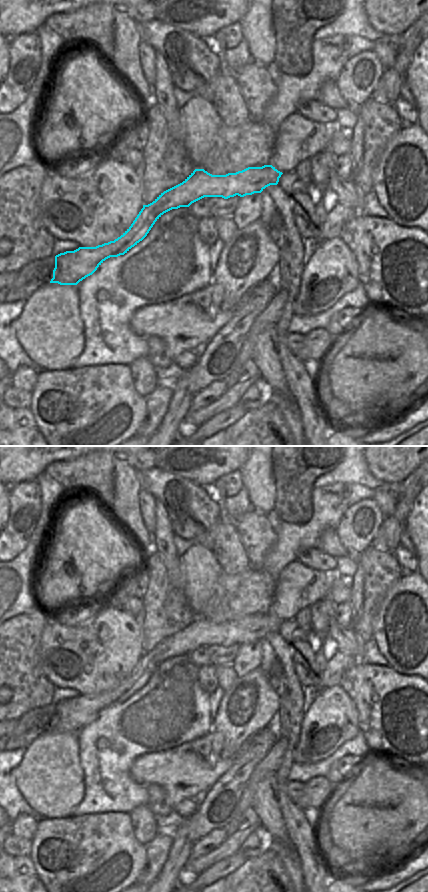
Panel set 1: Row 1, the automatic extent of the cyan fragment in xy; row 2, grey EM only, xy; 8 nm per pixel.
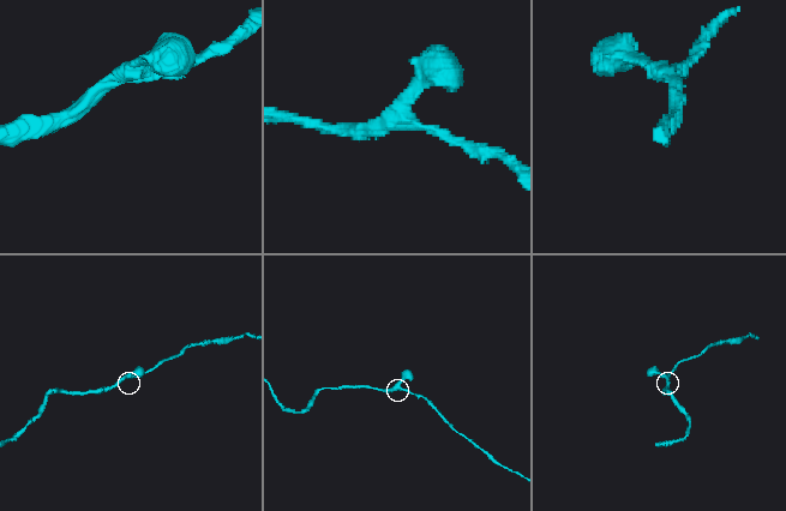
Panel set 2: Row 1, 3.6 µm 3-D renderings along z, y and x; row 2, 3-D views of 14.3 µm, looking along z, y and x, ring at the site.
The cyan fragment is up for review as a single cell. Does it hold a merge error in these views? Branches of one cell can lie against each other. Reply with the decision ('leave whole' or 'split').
leave whole

